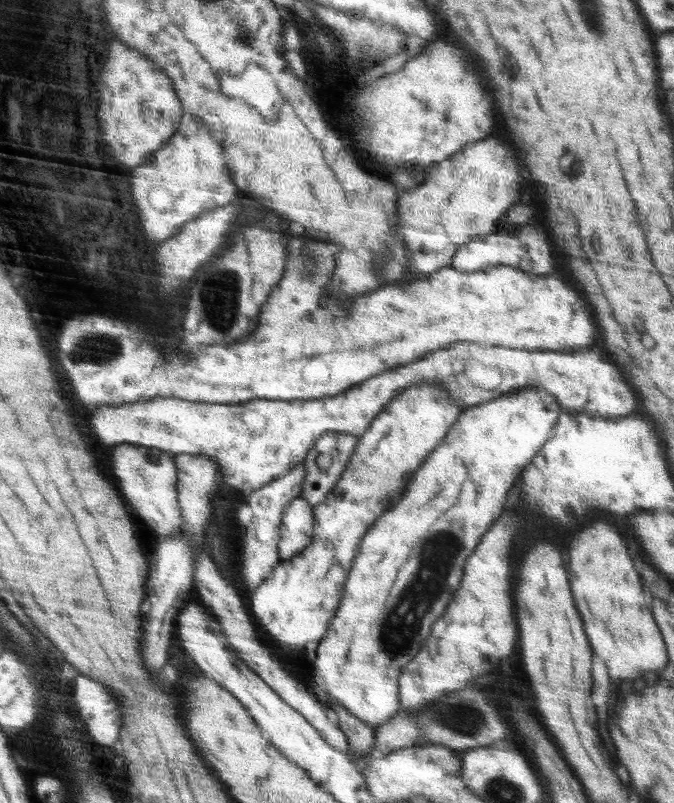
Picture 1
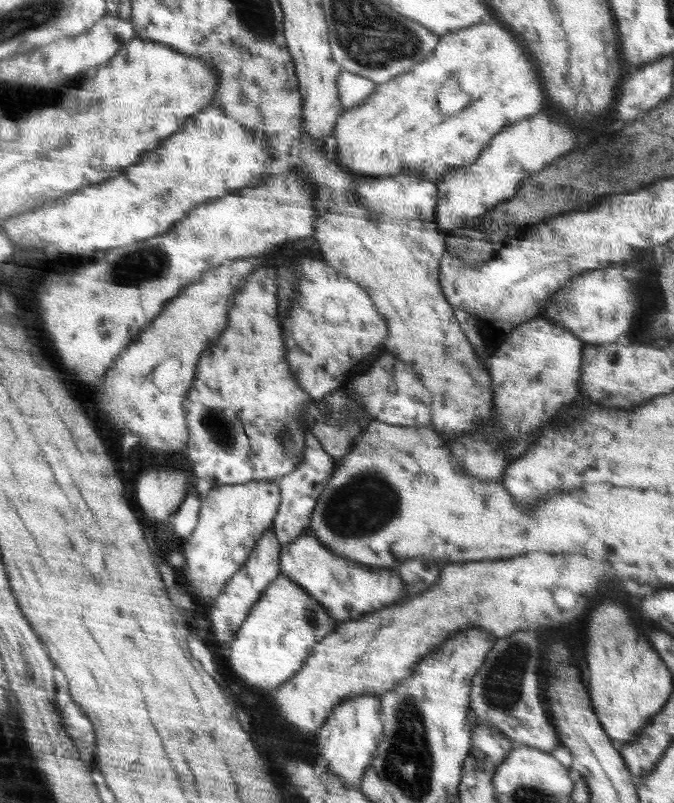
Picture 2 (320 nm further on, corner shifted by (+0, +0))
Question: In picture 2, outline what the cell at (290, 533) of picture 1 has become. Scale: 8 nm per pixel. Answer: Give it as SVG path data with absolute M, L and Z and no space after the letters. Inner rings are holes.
M309 527L294 542L282 546L279 557L281 574L293 580L315 598L329 618L338 623L358 620L384 606L388 607L403 598L407 590L398 571L368 568L366 565L334 554L317 541Z

